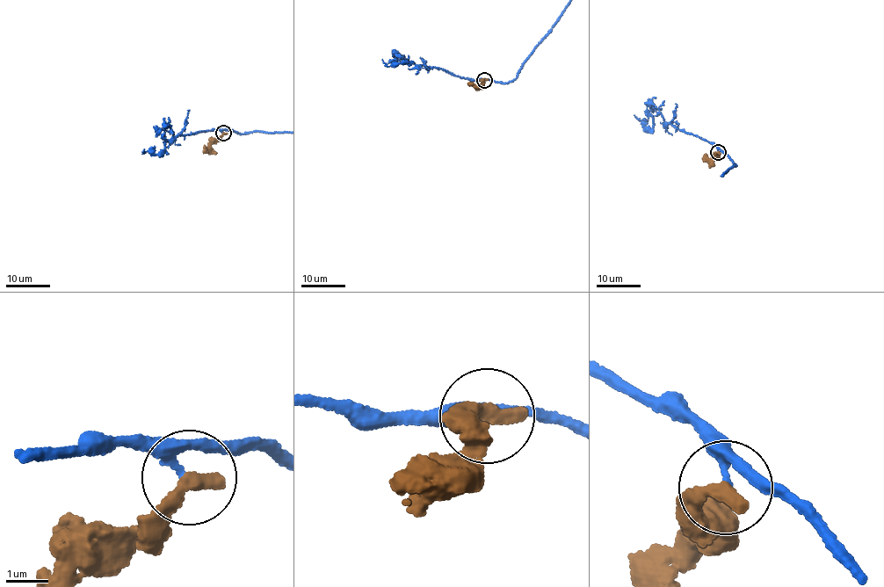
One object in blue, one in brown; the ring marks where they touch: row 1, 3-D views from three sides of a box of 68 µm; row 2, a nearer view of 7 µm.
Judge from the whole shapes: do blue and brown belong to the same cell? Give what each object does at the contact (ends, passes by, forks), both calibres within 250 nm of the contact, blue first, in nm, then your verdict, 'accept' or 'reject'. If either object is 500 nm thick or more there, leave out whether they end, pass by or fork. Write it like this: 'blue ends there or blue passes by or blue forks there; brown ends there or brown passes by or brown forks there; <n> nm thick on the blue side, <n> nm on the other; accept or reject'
blue passes by; brown ends there; 170 nm thick on the blue side, 400 nm on the other; reject

